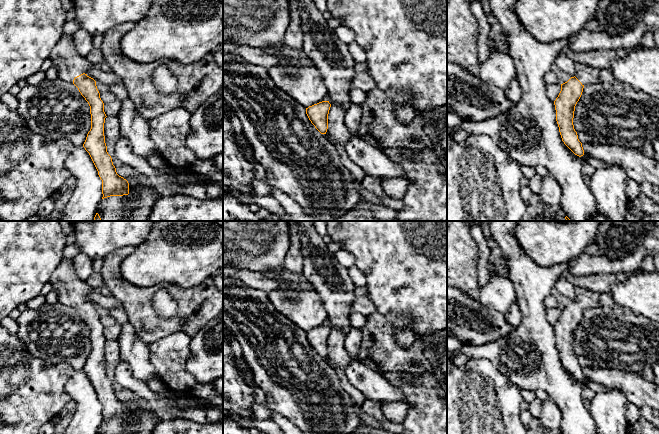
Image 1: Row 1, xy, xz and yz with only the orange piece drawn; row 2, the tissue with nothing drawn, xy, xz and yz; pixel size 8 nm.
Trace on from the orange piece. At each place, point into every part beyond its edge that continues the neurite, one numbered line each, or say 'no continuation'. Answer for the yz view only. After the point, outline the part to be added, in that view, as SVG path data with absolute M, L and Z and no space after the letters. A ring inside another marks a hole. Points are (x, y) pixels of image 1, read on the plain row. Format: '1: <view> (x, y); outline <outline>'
1: yz (585, 298); outline M575 286L575 301L586 310L600 306L599 298L601 293L590 291L589 289Z

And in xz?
no continuation

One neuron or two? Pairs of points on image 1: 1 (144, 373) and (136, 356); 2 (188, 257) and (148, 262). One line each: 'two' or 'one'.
1: one
2: one

